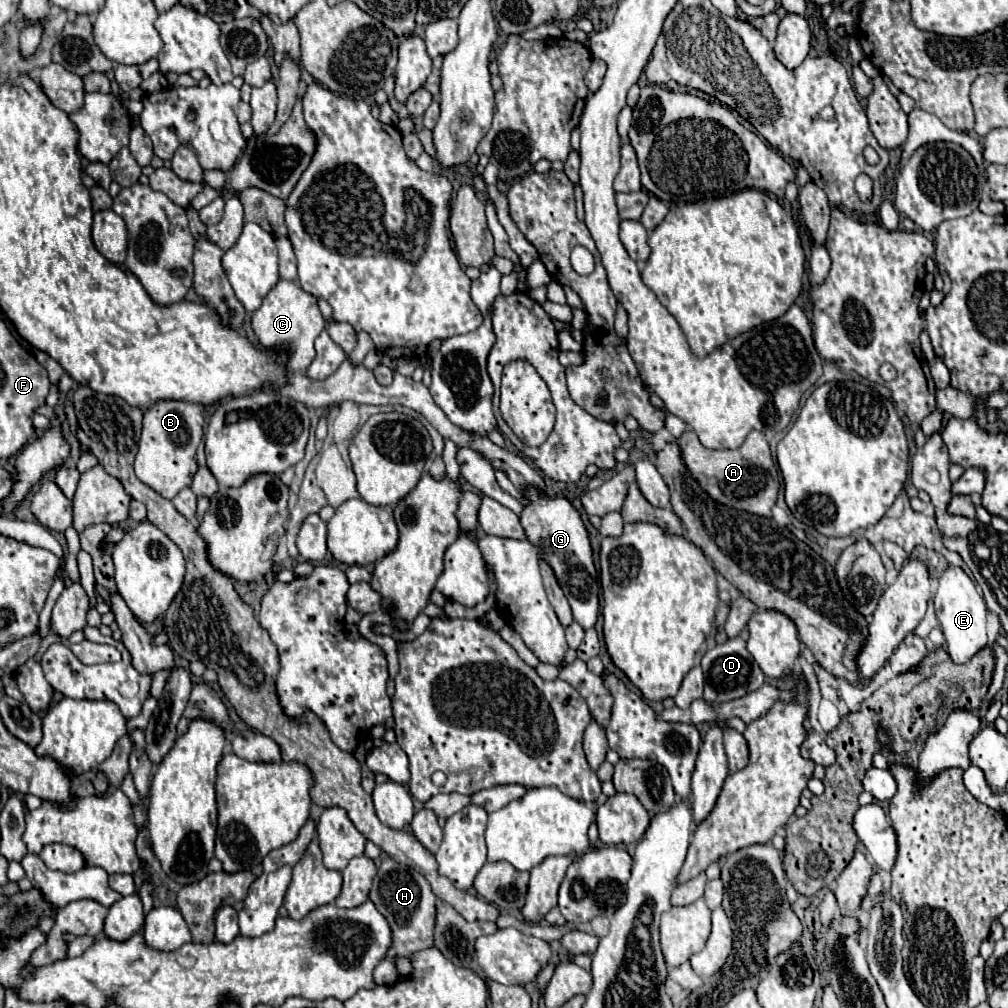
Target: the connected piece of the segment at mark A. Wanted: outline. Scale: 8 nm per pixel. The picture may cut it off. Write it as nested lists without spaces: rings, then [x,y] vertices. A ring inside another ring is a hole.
[[[688,428],[680,438],[678,438],[680,454],[684,458],[684,466],[688,466],[688,472],[696,482],[700,482],[702,490],[714,500],[724,506],[744,510],[756,516],[766,516],[770,518],[770,510],[776,504],[778,498],[778,478],[776,478],[776,468],[770,456],[768,442],[764,440],[764,434],[758,430],[752,430],[744,444],[736,450],[710,450],[704,448],[698,440],[698,436]]]

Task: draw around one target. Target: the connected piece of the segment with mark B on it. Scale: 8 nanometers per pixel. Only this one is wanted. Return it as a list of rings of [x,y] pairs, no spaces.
[[[156,402],[152,410],[144,412],[144,428],[138,442],[134,462],[136,476],[156,490],[162,498],[172,500],[182,488],[192,484],[196,474],[196,448],[202,440],[204,416],[200,406],[190,402]]]

